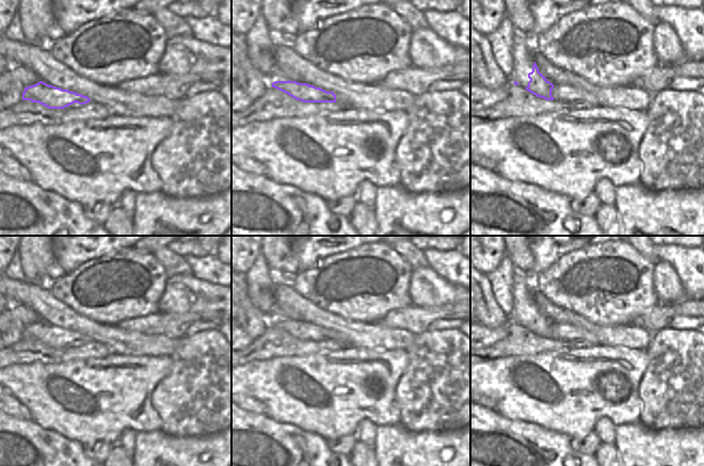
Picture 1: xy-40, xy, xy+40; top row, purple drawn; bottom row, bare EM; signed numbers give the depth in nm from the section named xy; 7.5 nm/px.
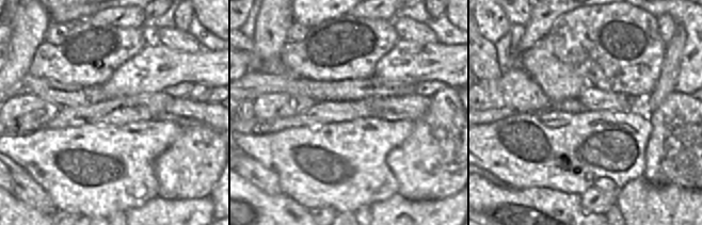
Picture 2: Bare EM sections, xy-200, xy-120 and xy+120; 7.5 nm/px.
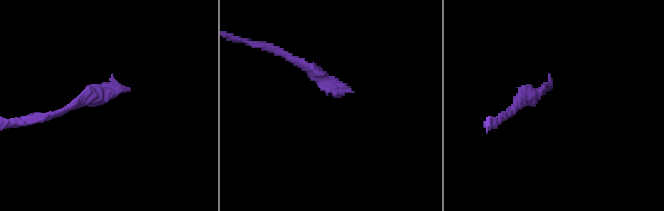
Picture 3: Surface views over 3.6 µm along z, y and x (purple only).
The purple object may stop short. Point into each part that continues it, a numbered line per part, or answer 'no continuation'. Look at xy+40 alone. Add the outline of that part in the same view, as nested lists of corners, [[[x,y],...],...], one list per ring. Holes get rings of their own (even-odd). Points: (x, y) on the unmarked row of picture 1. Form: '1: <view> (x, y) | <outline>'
1: xy+40 (571, 334) | [[[554,324],[551,330],[554,339],[561,339],[570,343],[578,343],[581,348],[598,346],[598,338],[593,334],[567,324]]]

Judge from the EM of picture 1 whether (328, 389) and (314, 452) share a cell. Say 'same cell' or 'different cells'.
different cells

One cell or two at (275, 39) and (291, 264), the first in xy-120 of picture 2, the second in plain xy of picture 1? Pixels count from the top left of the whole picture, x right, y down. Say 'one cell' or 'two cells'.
two cells

